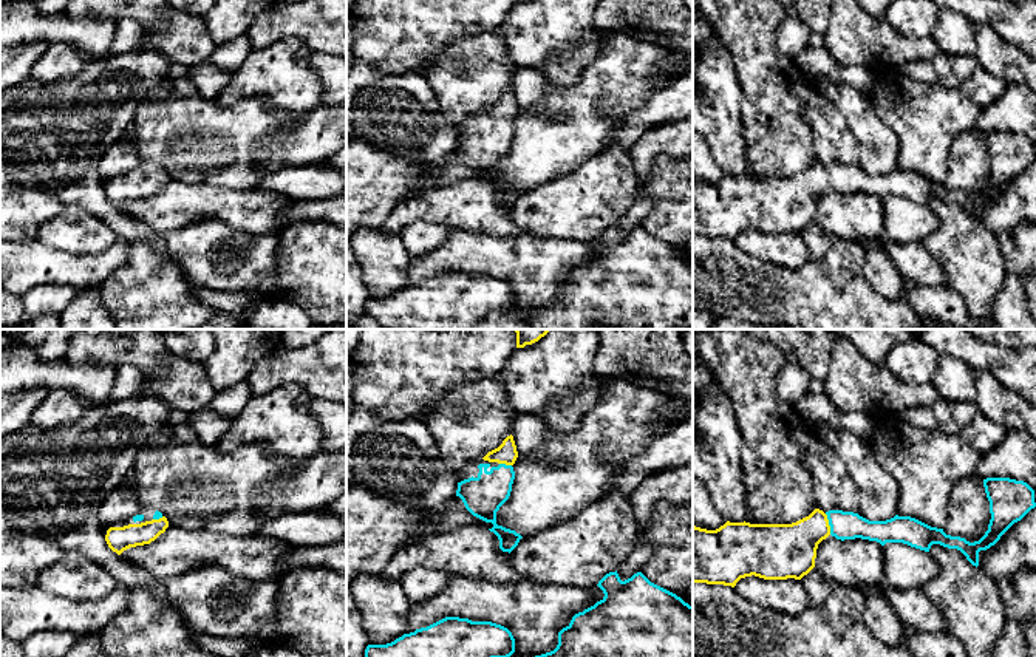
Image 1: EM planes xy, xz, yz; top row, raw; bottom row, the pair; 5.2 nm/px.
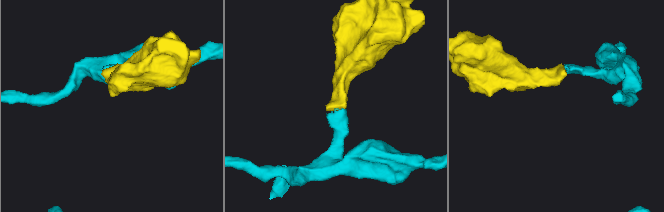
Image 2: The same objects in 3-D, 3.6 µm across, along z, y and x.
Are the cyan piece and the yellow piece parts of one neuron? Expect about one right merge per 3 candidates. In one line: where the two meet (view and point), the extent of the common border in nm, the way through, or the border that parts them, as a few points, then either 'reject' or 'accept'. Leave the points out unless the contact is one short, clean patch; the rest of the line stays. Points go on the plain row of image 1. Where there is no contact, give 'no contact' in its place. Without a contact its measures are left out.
contact yz (829, 178); length 120 nm; way yz (843, 178), (829, 178), (817, 180), (789, 204); accept

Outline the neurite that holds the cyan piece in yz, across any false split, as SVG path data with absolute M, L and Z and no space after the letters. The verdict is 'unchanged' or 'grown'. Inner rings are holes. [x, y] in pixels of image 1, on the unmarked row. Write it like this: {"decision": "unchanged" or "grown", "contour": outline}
{"decision": "grown", "contour": "M1010 131L983 133L991 173L985 189L974 196L951 190L911 170L895 169L869 175L858 167L815 162L792 178L750 178L727 175L716 184L693 179L693 237L734 241L741 232L801 233L815 221L818 198L829 189L837 193L869 193L881 199L903 196L929 206L932 198L960 204L973 220L979 206L1036 161L1034 144Z"}

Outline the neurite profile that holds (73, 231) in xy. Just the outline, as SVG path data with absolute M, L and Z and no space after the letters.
M68 204L49 221L45 221L36 241L66 254L99 254L118 240L118 235L99 216Z

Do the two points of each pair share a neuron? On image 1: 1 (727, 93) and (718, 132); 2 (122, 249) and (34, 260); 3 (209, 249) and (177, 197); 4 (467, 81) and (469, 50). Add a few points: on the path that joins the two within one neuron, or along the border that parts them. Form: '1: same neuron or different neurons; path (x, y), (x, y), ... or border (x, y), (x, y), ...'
1: same neuron; path (718, 102), (718, 122)
2: same neuron; path (101, 265), (56, 265)
3: different neurons; border (229, 224), (220, 220), (194, 220), (164, 237)
4: same neuron; path (469, 73), (469, 57)

